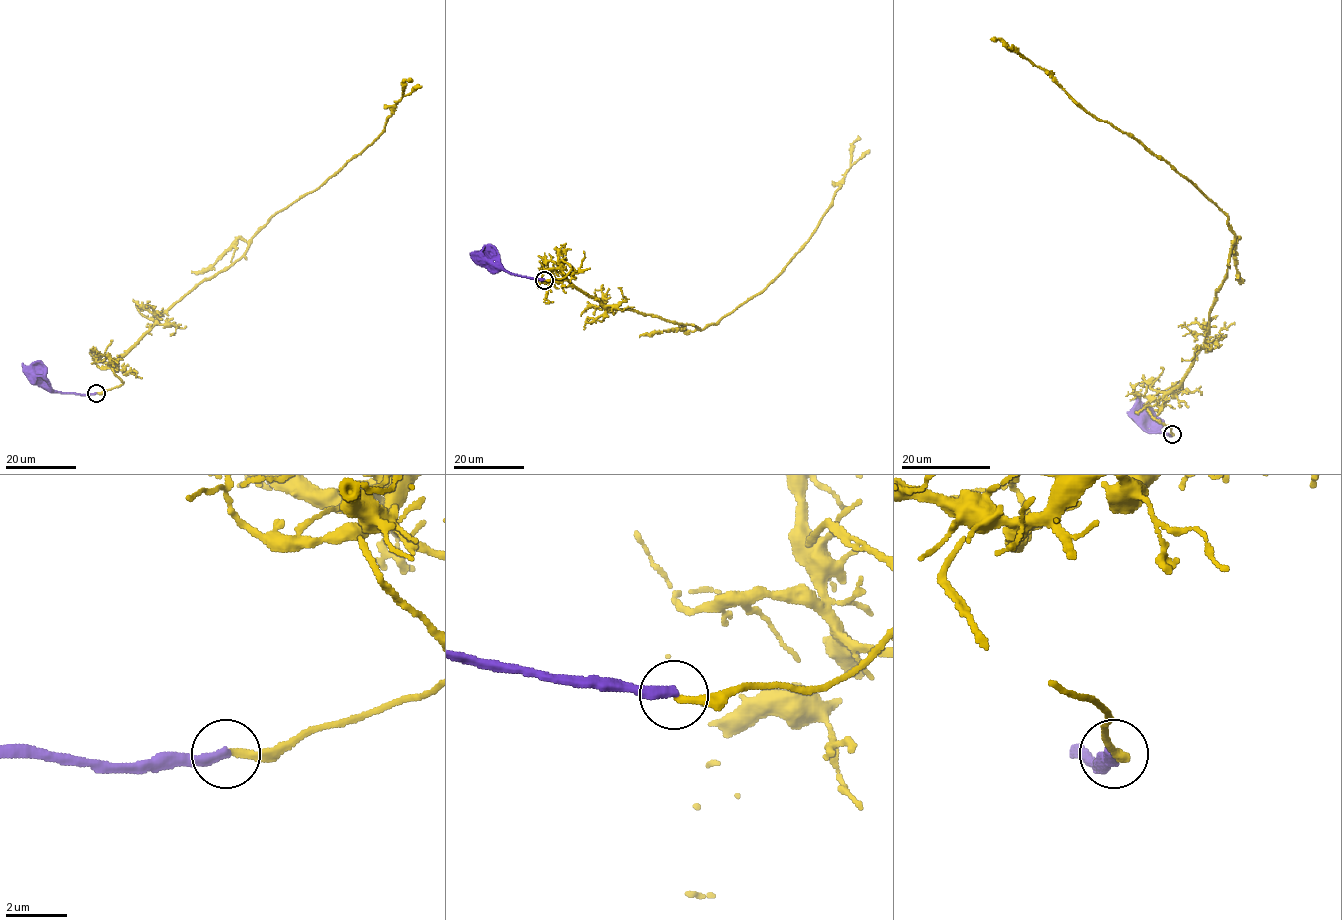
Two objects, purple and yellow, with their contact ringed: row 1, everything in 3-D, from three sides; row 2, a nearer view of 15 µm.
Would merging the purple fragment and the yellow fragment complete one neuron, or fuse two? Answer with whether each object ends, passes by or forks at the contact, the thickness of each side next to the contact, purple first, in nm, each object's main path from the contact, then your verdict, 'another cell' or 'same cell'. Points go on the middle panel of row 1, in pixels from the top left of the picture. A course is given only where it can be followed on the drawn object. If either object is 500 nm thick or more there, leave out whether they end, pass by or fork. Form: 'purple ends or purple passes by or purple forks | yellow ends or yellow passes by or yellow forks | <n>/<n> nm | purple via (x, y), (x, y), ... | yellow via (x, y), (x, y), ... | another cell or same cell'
purple ends | yellow ends | 360/240 nm | purple via (543, 279), (505, 271), (482, 263), (477, 258), (480, 258) | yellow via (544, 279), (563, 278), (562, 260), (563, 275), (603, 306), (704, 329), (808, 240), (860, 138) | another cell

